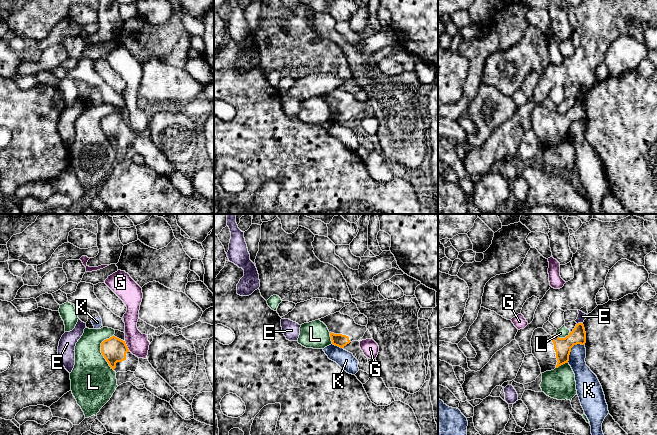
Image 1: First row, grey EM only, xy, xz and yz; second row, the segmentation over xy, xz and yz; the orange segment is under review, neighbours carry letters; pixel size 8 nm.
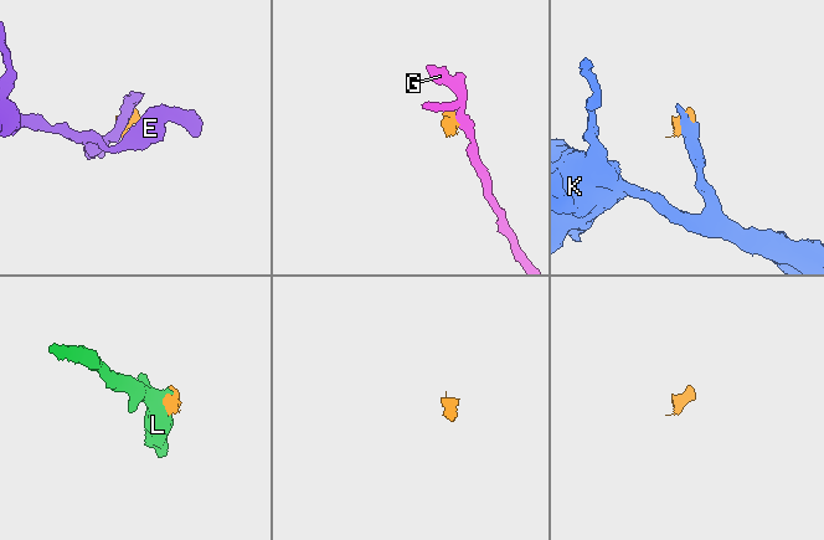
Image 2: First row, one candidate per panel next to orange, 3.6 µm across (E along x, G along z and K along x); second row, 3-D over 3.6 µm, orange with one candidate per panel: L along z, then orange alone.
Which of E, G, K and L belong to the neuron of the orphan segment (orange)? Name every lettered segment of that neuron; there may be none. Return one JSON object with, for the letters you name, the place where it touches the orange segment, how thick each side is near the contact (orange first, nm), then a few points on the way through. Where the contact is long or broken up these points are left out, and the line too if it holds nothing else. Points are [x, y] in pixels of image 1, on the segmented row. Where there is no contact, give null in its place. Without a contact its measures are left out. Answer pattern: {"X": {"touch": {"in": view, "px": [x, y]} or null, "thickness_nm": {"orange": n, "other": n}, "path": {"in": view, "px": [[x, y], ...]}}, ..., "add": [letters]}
{"add": []}

